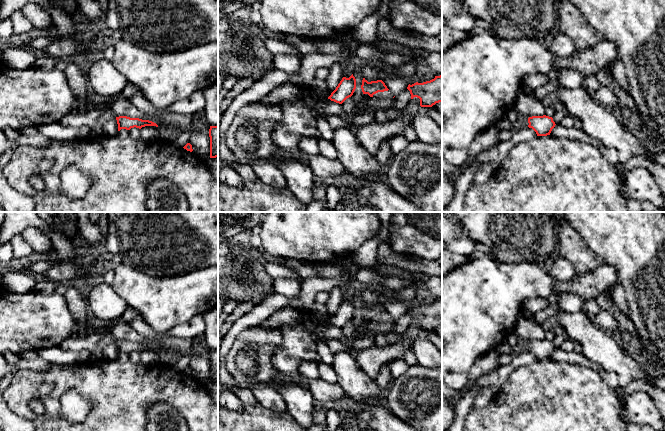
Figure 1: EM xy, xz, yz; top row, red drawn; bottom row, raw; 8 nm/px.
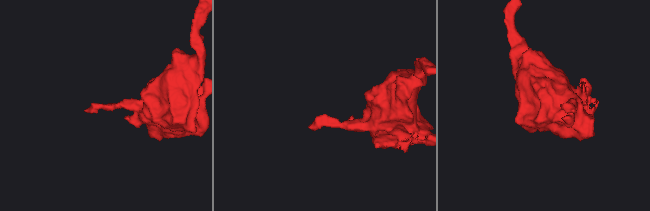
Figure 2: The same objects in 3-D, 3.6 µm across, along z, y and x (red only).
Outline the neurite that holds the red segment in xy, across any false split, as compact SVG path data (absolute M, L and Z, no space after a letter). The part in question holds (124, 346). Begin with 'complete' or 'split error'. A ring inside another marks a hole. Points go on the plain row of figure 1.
complete; M119 340L116 341L117 344L117 348L118 348L118 355L120 355L121 353L126 353L126 354L130 354L131 352L139 352L141 353L142 351L145 350L156 350L158 351L158 349L152 345L149 344L142 344L139 342L130 342L127 340Z

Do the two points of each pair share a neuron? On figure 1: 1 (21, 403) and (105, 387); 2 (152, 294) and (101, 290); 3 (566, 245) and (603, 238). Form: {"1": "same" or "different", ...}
{"1": "same", "2": "different", "3": "different"}

